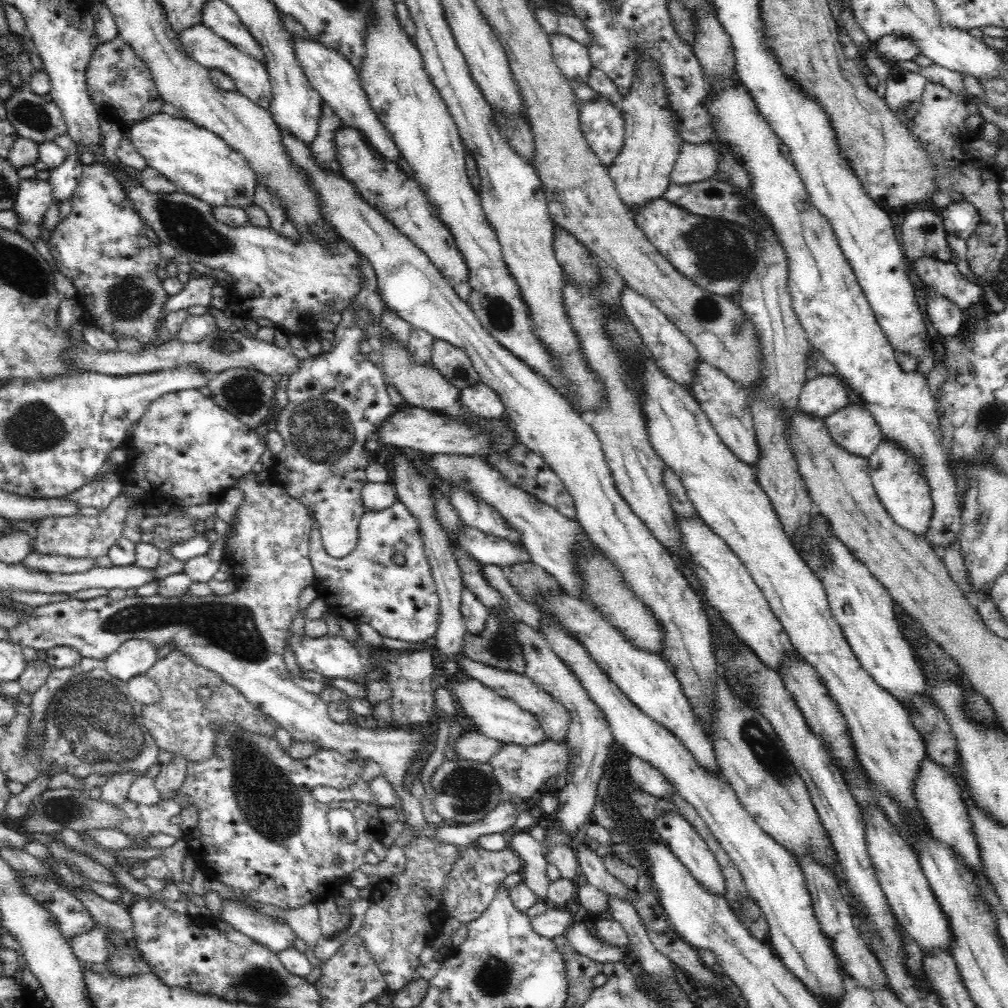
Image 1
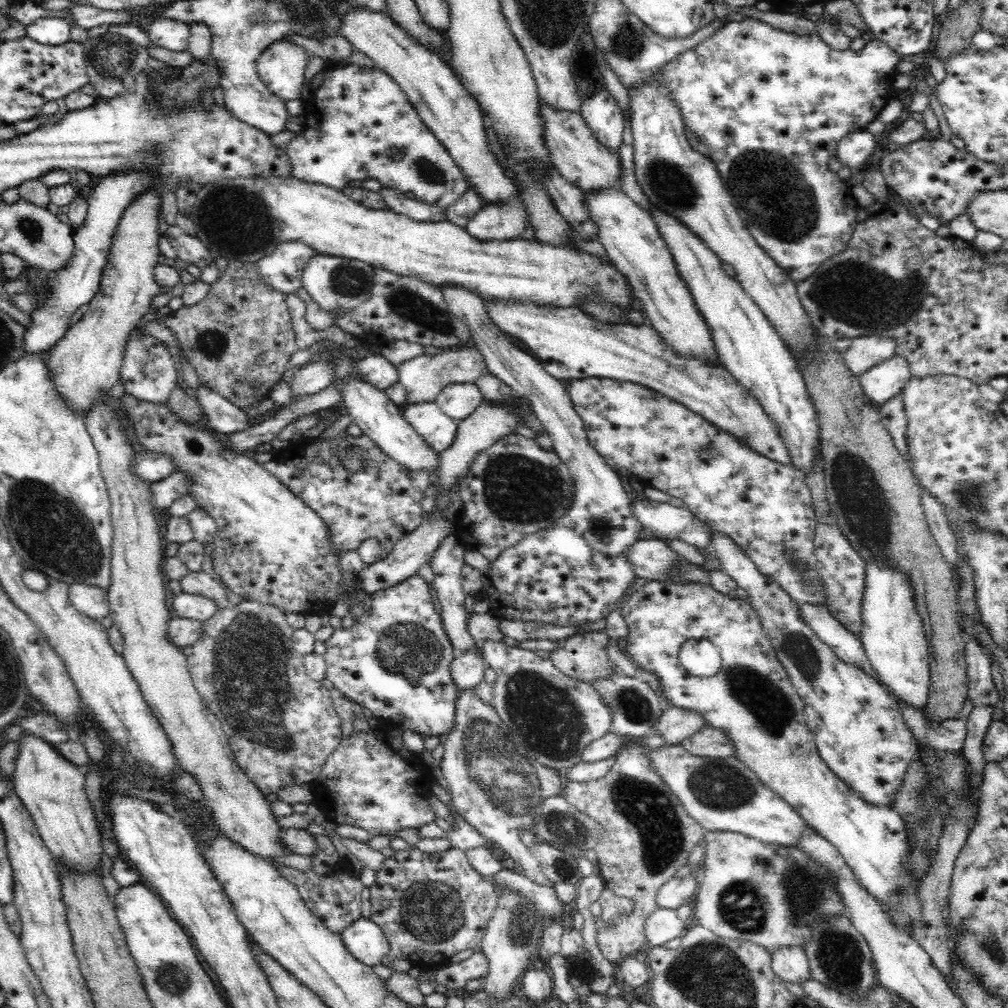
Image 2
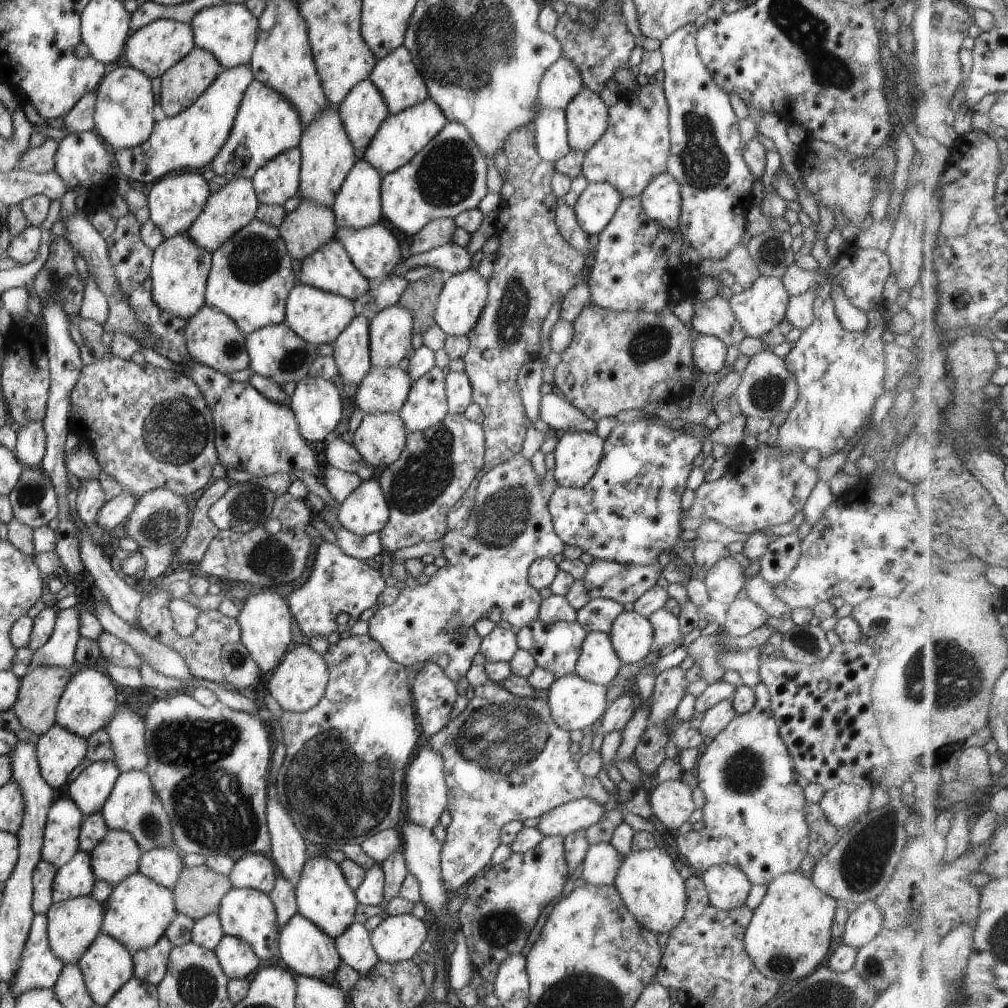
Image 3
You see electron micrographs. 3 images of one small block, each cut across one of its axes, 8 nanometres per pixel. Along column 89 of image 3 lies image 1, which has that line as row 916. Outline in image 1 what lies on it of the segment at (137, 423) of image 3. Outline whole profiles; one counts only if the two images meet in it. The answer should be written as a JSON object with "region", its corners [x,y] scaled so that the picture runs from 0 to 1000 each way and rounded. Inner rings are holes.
{"region":[[[426,825],[407,831],[398,842],[403,861],[369,878],[371,889],[366,891],[367,899],[358,913],[358,920],[353,923],[389,986],[409,972],[420,942],[431,938],[438,916],[444,911],[440,900],[441,880],[458,843]]]}

